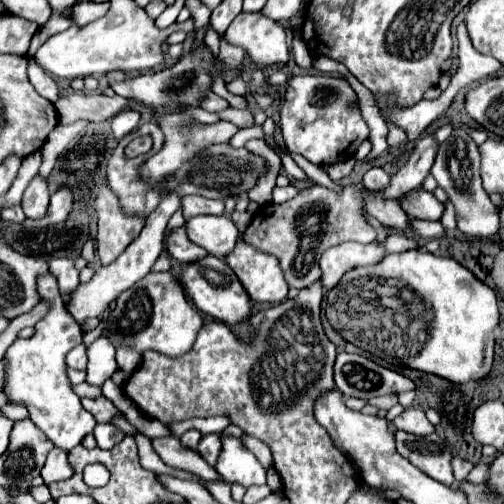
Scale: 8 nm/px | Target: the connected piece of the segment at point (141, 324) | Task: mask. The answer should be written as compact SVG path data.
M166 271L148 273L144 279L118 295L114 311L102 321L102 337L108 337L114 347L130 347L140 353L154 349L166 357L178 359L192 349L200 327L200 311L180 291L174 275Z

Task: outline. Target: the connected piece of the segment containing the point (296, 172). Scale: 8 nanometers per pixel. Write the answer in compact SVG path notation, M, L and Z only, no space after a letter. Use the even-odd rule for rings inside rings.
M280 154L282 167L287 175L294 180L306 181L312 183L304 171L295 163L295 161L288 155Z

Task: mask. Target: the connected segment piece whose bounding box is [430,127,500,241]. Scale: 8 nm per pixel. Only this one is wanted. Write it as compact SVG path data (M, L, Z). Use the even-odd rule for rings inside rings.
M454 127L452 137L440 145L430 173L438 181L438 187L442 187L446 191L450 203L454 205L454 211L458 215L458 231L460 233L464 233L472 241L484 241L484 239L498 237L500 211L490 201L488 193L482 187L478 145L470 139L466 127Z

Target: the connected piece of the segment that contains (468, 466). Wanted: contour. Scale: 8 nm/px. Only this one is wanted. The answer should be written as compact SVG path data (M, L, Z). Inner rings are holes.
M454 457L452 460L452 468L456 482L463 481L468 473L474 468L475 464L471 461Z

